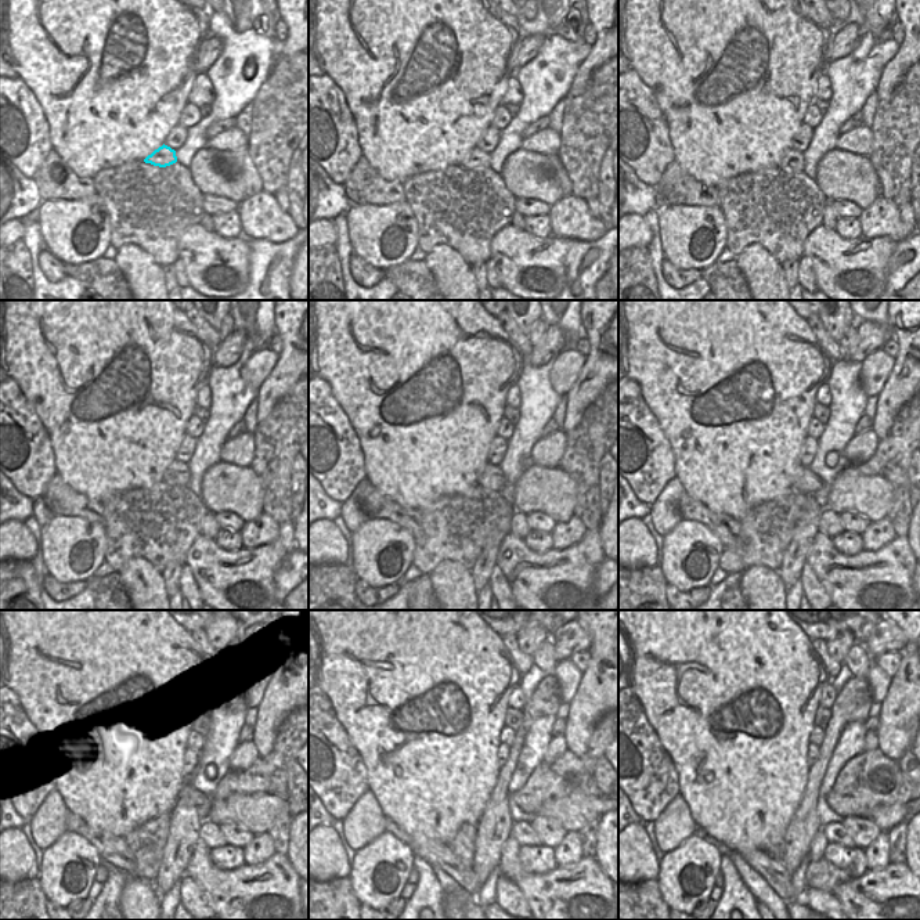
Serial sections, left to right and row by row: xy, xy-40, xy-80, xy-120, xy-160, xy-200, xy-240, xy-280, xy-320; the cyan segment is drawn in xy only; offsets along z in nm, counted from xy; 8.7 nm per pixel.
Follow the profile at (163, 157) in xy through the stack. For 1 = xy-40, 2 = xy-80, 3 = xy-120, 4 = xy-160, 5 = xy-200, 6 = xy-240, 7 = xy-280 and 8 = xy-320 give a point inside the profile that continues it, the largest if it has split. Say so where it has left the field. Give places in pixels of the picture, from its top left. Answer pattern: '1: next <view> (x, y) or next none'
1: next xy-40 (476, 158)
2: next xy-80 (793, 161)
3: next xy-120 (177, 473)
4: next xy-160 (491, 477)
5: next xy-200 (807, 482)
6: next xy-240 (256, 779)
7: next xy-280 (566, 775)
8: next xy-320 (869, 779)

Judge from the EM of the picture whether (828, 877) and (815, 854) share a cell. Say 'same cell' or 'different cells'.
different cells

